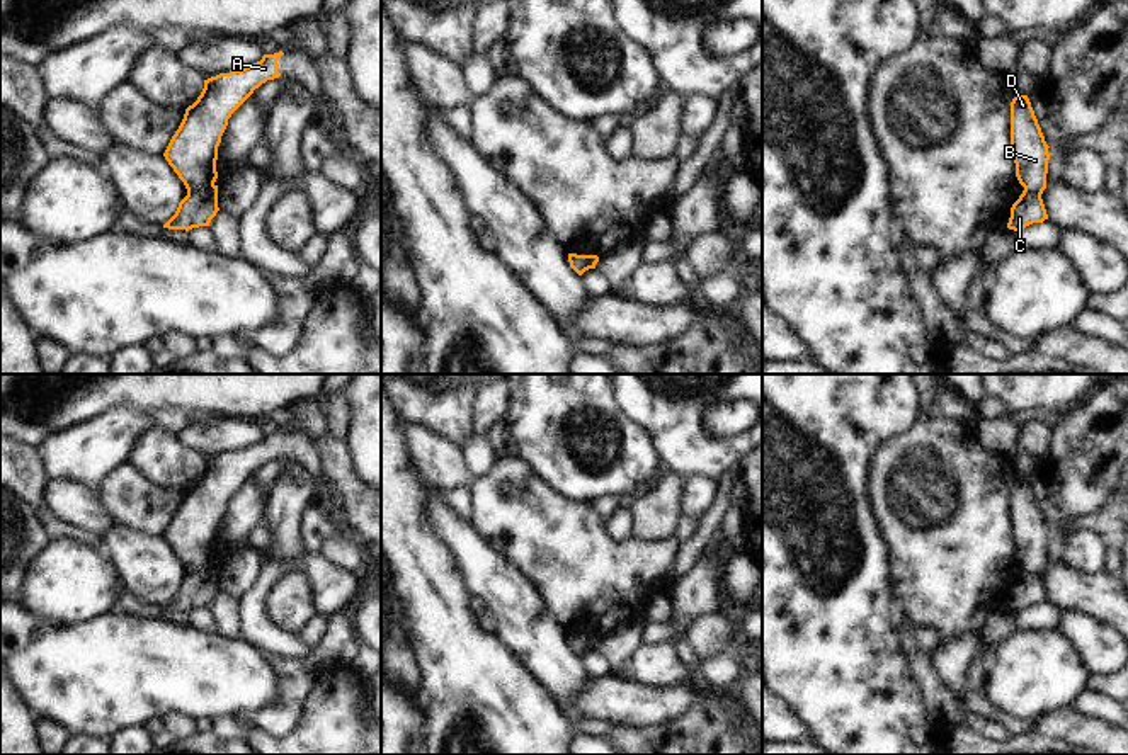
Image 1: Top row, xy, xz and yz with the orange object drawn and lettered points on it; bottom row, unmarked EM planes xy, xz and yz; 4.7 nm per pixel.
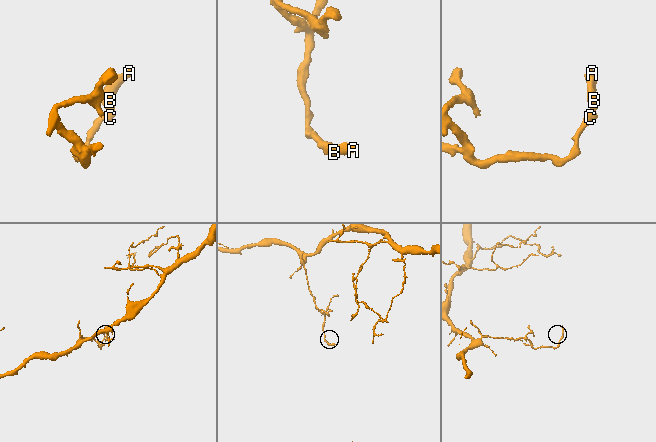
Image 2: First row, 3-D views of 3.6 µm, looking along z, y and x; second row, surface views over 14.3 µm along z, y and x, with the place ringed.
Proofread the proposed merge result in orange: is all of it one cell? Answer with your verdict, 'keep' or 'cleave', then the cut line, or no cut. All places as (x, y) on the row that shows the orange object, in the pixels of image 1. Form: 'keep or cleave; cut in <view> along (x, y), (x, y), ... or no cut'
cleave; cut in xy along (213, 184), (188, 193)

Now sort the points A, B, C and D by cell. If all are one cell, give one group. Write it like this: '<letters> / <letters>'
A B D / C

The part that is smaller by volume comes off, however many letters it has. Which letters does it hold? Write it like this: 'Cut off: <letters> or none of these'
Cut off: A, B, D

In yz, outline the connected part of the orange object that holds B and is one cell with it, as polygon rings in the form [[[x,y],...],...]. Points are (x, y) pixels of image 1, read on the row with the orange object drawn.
[[[1028,95],[1011,102],[1011,146],[1019,184],[1031,192],[1043,194],[1048,173],[1048,145]]]

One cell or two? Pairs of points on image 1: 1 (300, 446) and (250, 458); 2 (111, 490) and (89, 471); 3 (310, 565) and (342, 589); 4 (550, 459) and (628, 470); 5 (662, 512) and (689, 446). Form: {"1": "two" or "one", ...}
{"1": "one", "2": "two", "3": "one", "4": "one", "5": "two"}

